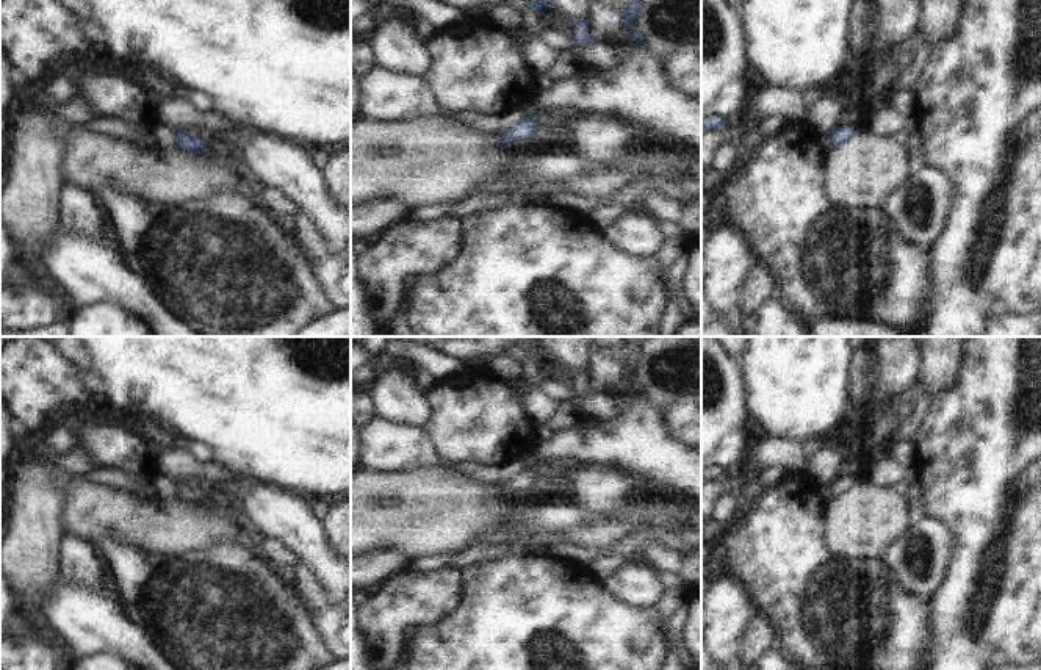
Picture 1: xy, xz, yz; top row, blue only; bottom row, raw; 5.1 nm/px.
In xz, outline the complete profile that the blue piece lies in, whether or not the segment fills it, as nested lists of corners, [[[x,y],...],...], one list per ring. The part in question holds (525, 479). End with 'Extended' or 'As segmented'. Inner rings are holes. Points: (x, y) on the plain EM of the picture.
[[[524,466],[517,476],[504,482],[498,493],[510,499],[517,492],[531,488],[537,479],[535,468],[537,466]]]. As segmented

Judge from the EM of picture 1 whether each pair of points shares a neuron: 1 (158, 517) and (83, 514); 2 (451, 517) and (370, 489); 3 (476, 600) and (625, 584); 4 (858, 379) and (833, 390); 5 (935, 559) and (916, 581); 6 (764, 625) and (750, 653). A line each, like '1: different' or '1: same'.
1: same
2: same
3: different
4: different
5: same
6: same

